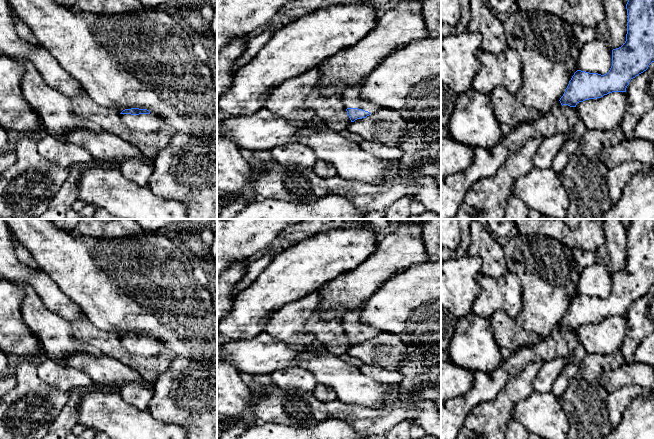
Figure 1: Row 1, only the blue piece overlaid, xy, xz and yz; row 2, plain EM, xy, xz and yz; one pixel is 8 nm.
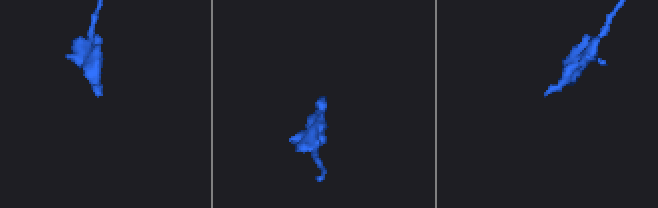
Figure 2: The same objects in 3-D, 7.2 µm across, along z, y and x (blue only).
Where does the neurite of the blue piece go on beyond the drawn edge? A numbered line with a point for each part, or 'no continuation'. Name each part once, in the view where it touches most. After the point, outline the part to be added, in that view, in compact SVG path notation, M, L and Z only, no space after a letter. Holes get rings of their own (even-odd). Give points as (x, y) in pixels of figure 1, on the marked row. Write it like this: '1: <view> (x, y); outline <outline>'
1: xy (144, 123); outline M120 114L122 123L130 130L140 133L158 132L162 128L160 121L152 114Z

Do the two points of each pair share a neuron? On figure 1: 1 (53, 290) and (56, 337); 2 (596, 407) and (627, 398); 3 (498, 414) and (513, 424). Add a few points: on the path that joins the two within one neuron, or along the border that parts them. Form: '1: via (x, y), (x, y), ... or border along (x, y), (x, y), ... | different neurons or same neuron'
1: border along (39, 297), (51, 311), (58, 314), (69, 324) | different neurons
2: border along (607, 394), (606, 417), (611, 427) | different neurons
3: border along (511, 413), (505, 428) | different neurons

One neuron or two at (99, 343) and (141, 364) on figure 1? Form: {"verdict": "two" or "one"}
{"verdict": "one"}

